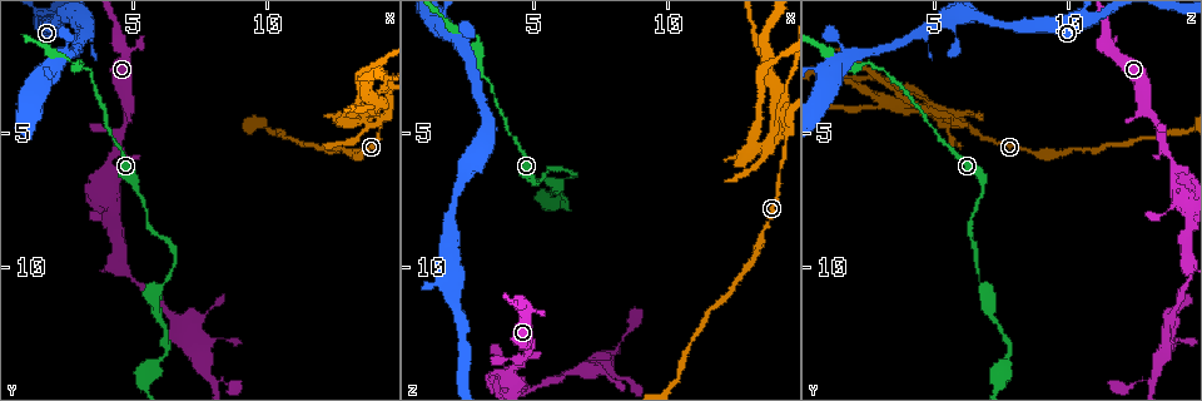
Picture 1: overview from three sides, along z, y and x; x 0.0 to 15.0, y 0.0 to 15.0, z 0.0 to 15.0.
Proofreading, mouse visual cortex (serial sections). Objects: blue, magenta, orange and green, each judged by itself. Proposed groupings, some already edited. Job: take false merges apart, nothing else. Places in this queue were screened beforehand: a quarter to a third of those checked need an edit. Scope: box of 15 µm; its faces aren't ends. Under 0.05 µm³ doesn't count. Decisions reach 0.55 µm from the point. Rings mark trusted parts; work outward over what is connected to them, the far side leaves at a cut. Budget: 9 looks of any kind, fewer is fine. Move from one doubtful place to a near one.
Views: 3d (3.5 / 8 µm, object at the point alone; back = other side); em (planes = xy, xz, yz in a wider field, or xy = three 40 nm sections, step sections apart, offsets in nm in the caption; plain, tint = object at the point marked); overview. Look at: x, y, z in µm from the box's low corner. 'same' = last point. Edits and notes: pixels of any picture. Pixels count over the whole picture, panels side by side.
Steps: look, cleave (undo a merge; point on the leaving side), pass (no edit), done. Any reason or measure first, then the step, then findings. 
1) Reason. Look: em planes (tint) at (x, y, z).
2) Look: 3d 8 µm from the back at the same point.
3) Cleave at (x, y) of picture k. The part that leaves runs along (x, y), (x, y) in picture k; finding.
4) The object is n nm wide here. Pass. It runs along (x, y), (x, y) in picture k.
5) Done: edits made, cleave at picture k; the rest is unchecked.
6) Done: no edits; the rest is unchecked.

Look: 3d 8 µm at (3.8, 8.1, 13.5).

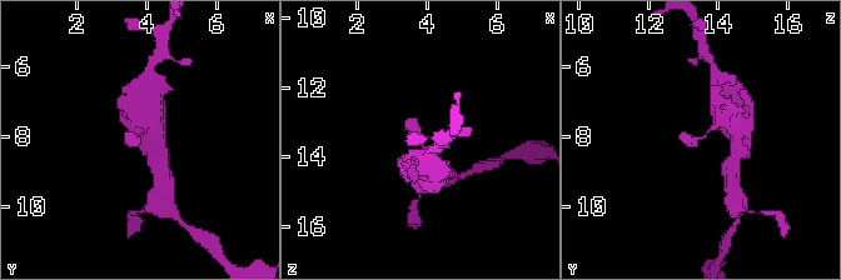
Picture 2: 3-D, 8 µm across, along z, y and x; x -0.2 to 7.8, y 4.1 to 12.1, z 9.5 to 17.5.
Zoom in. Look: 3d 3.5 µm at (3.7, 8.1, 13.5).

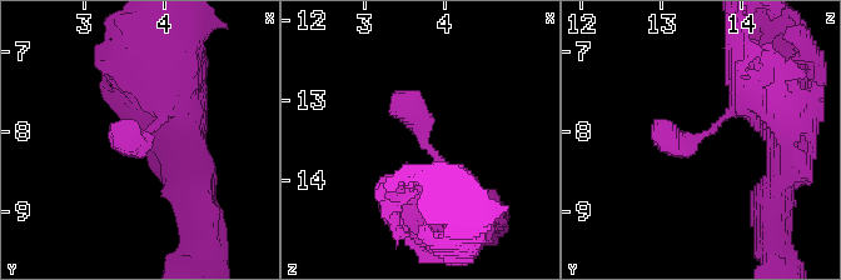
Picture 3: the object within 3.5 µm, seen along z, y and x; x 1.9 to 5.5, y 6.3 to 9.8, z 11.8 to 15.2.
Shape alone is not enough. Look: em xy step 1 (tint) at (3.75, 8.10, 13.40).

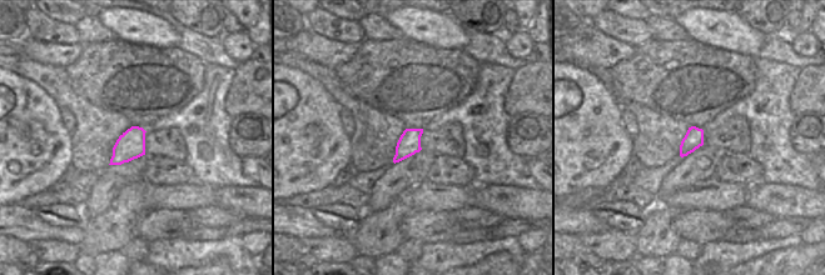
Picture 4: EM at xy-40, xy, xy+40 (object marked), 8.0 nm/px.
The object is 180 nm wide here. Pass. It runs along (461, 194), (394, 98) in picture 3; one cell here.

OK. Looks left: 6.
Sudden change in width. Look: 3d 8 µm at (14.4, 4.4, 5.1).

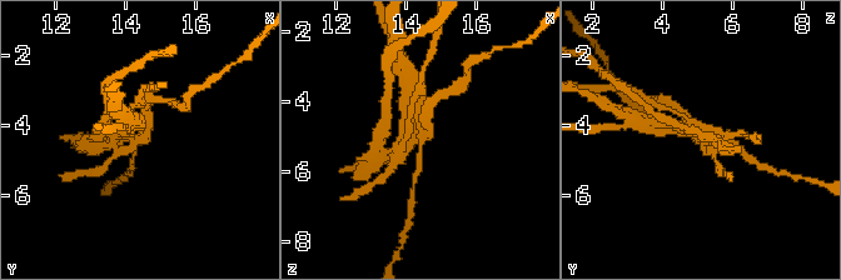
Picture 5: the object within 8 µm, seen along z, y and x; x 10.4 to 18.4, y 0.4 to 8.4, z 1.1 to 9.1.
Look: em xy step 1 (tint) at (14.3, 4.4, 5.1).

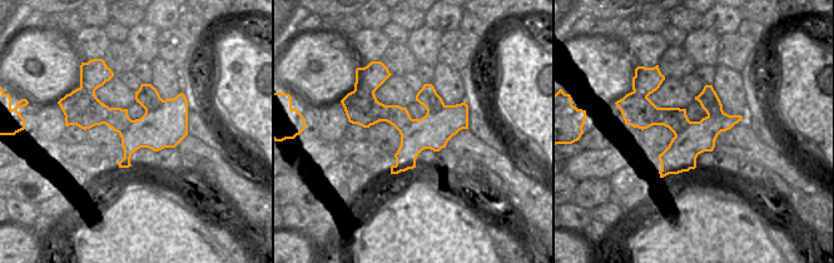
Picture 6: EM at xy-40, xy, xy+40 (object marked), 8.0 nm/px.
Cleave at (638, 104) of picture 5. A border runs along (164, 100), (157, 108), (145, 112) in picture 6; a second cell is stuck on.

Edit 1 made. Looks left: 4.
See it whole again. Look: overview.

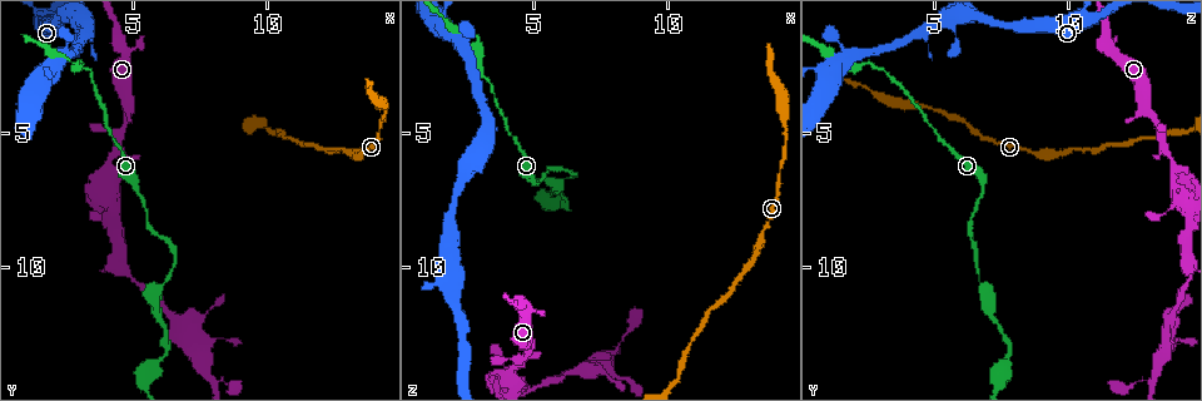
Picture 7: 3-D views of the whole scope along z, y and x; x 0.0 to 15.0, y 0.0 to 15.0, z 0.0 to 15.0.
Sudden change in width. Look: 3d 3.5 µm at (13.9, 3.6, 3.0).

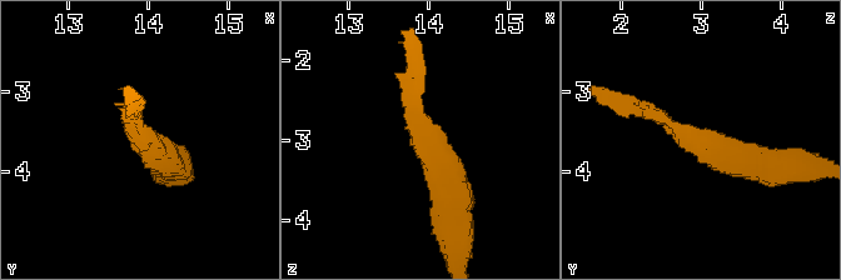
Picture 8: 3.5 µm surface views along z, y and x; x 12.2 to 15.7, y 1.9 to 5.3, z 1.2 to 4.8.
Look: em xy step 1 (tint) at (13.90, 3.65, 3.00).

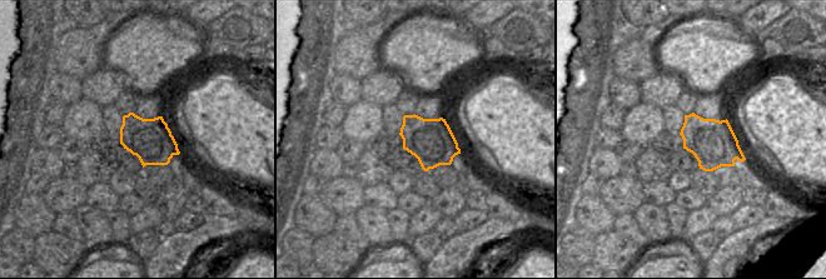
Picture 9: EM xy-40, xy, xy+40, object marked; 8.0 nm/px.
Another direction. Look: em planes (tint) at the same point.

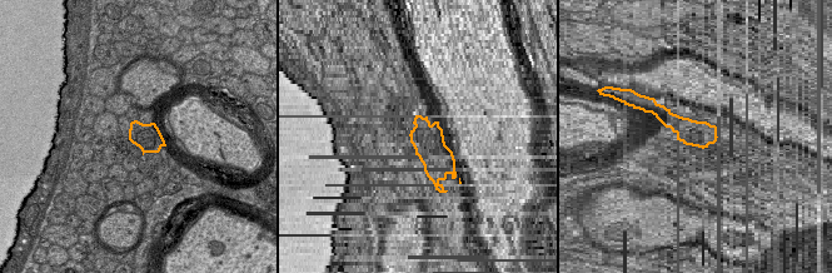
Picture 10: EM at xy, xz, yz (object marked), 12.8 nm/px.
Pass. It runs along (766, 169), (705, 149), (635, 103) in picture 8; continuous, no second cell.

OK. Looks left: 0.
Done: edits made, cleave at picture 5; the rest is unchecked.

